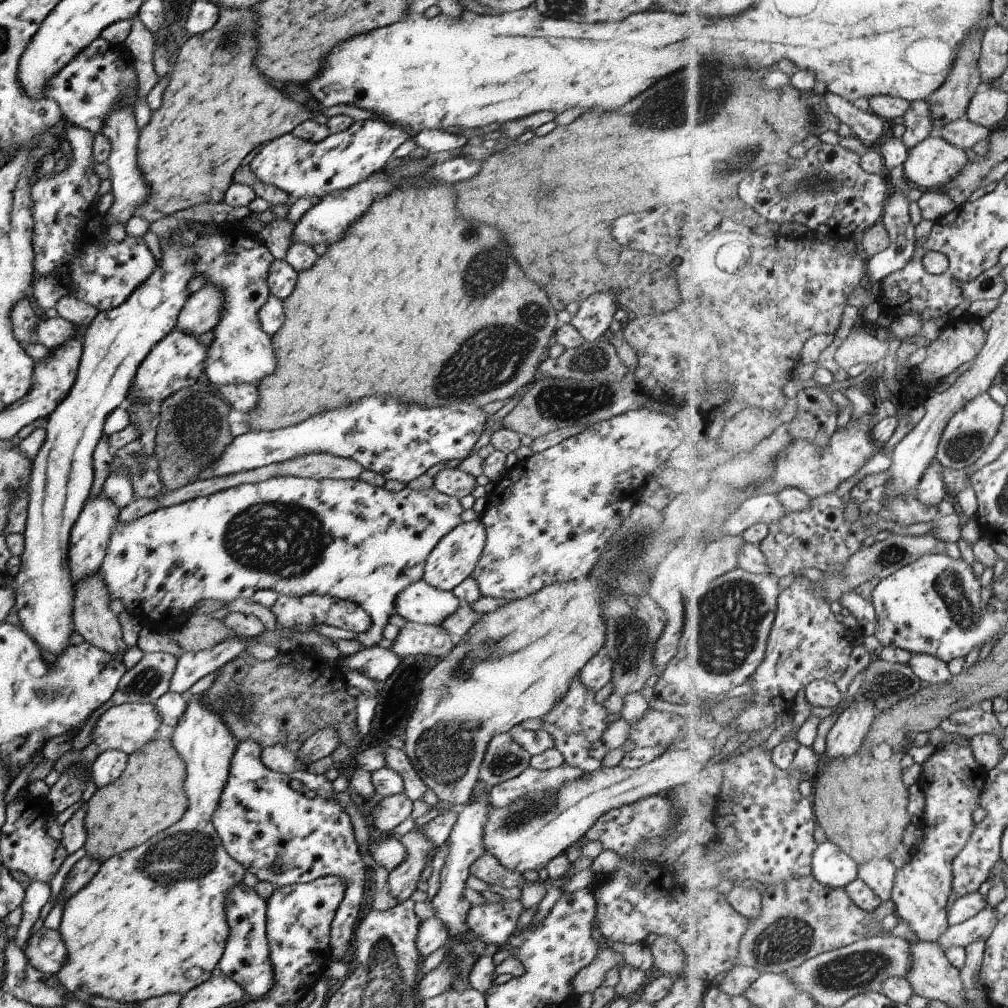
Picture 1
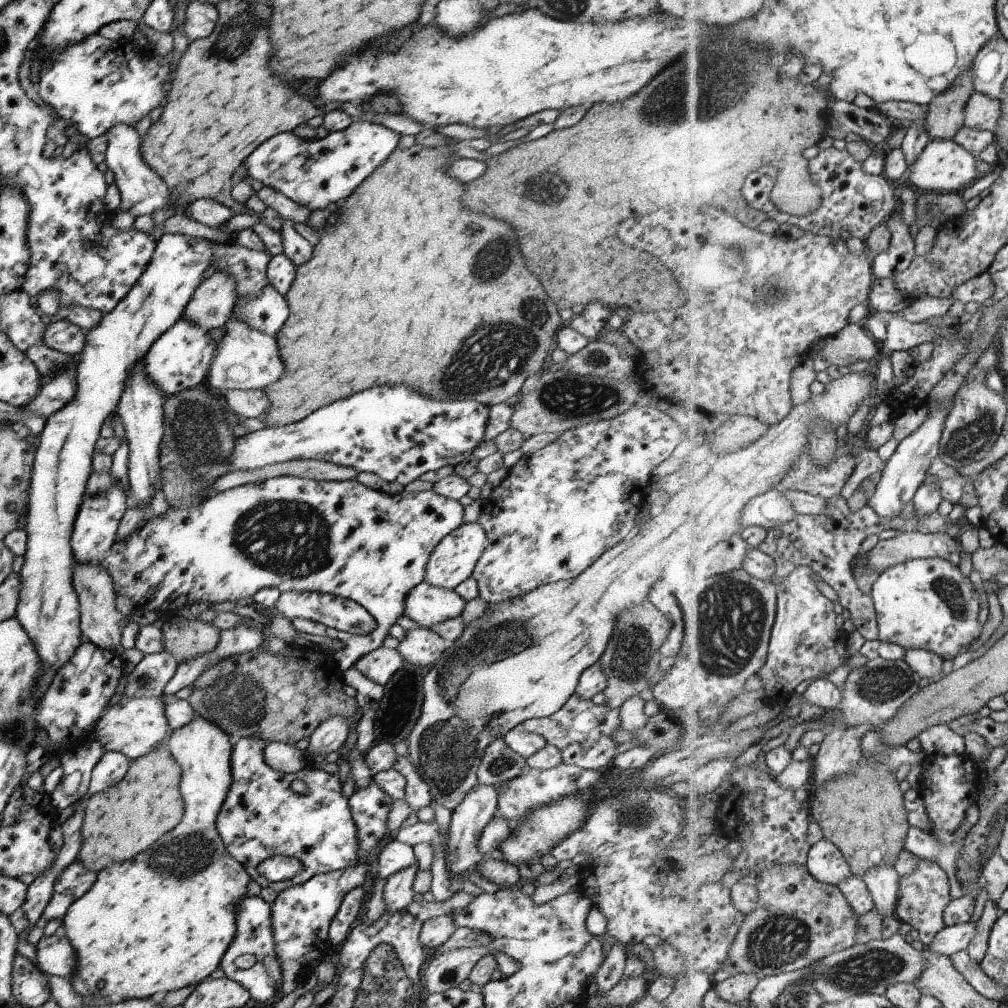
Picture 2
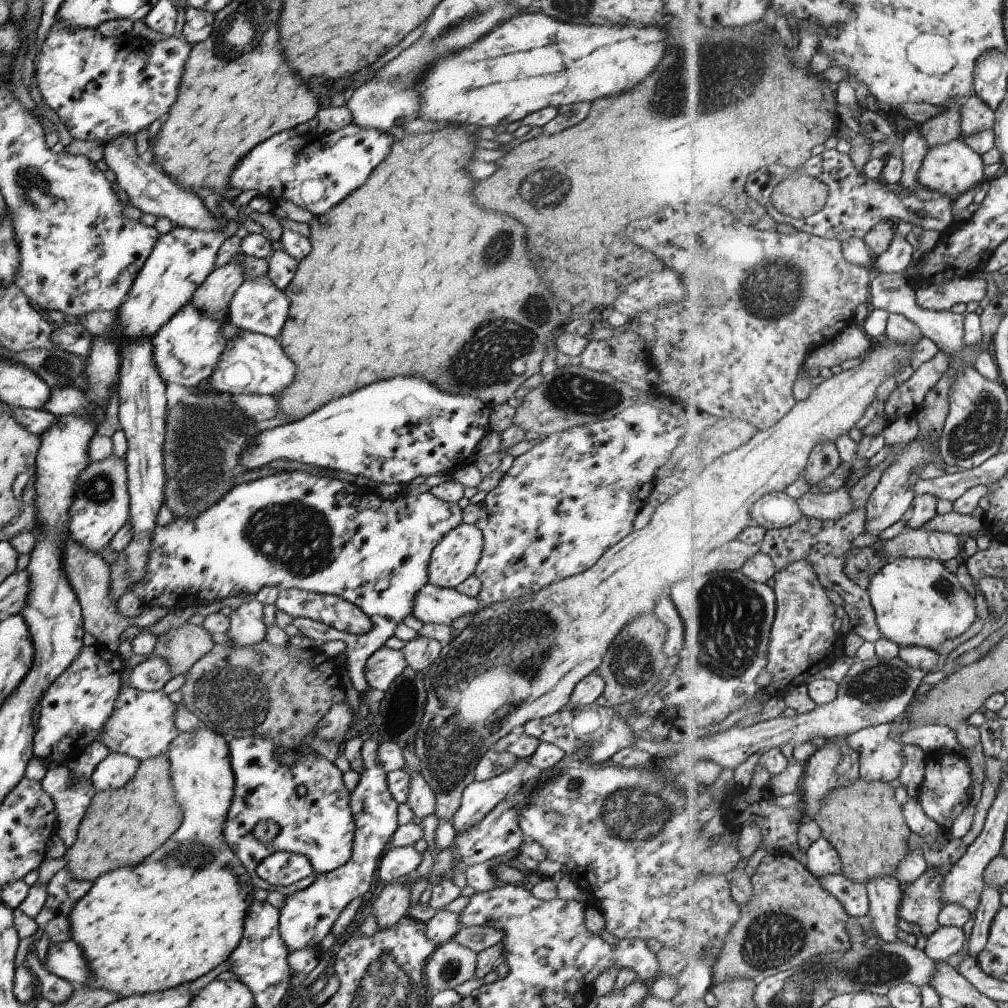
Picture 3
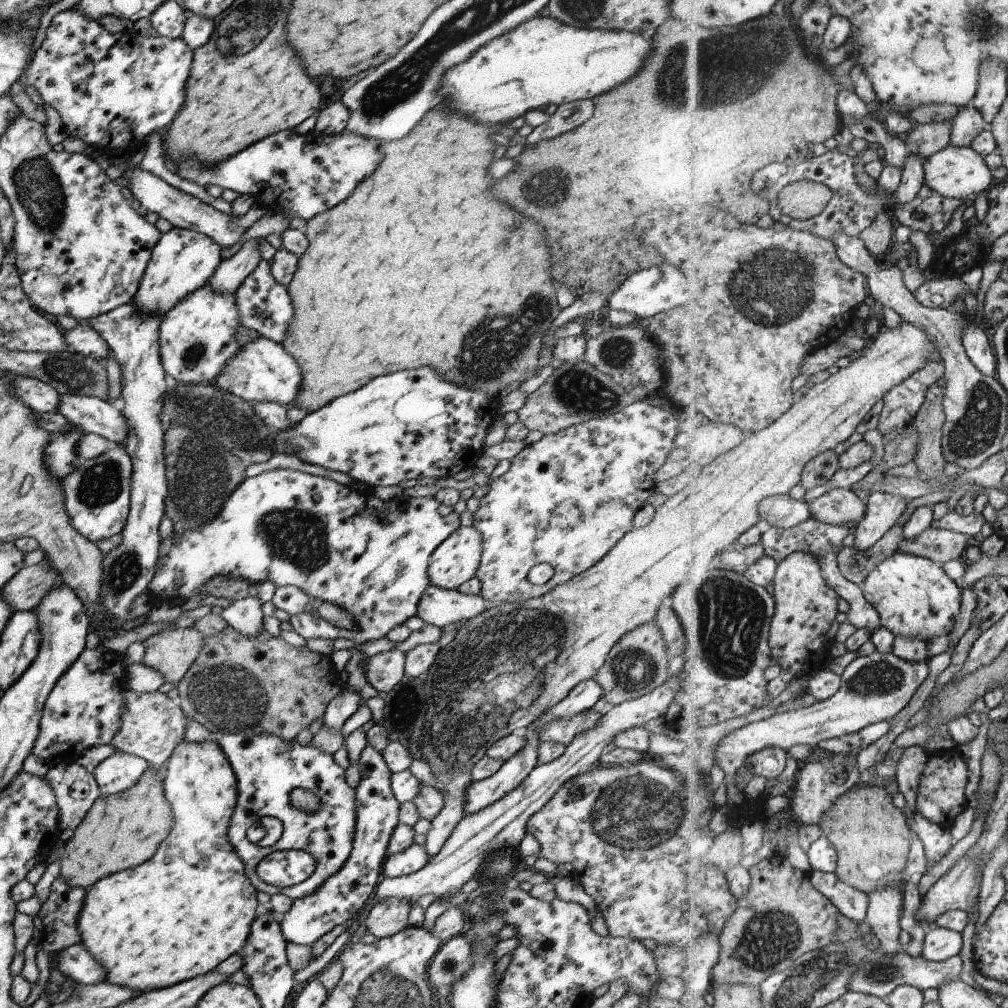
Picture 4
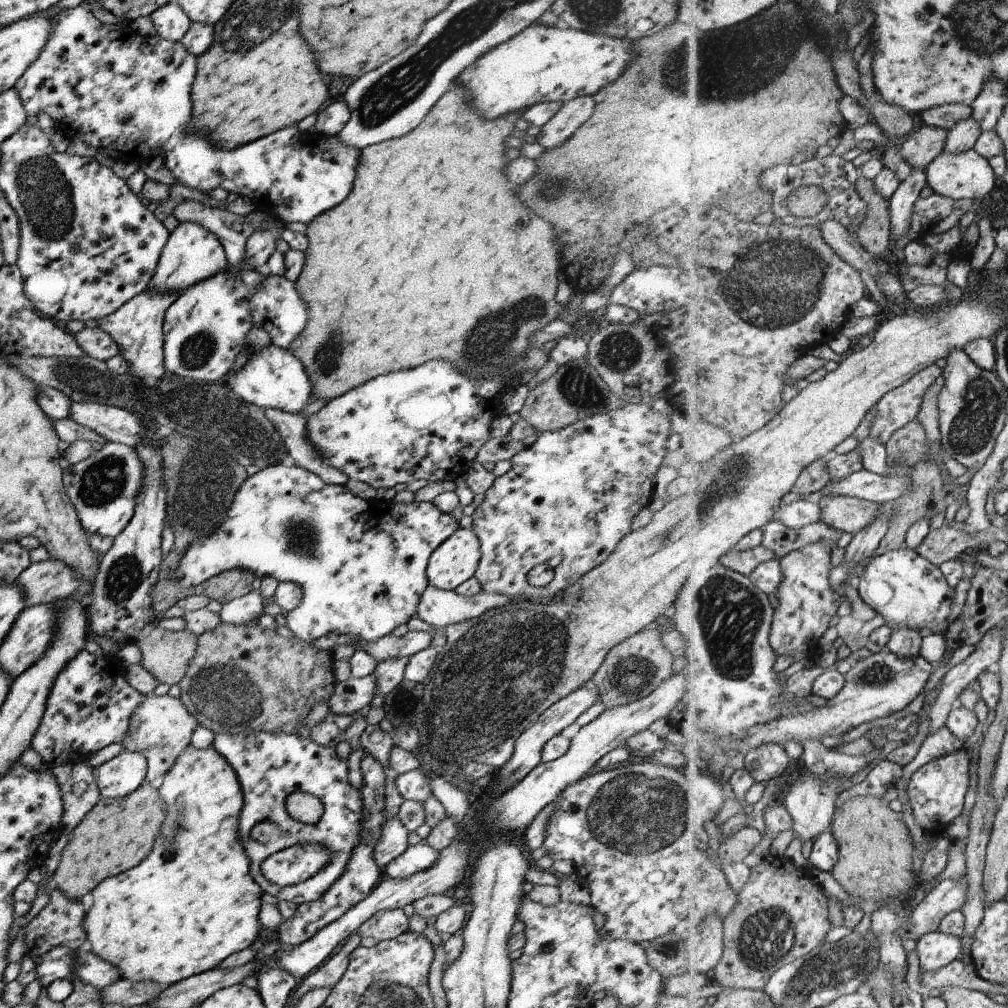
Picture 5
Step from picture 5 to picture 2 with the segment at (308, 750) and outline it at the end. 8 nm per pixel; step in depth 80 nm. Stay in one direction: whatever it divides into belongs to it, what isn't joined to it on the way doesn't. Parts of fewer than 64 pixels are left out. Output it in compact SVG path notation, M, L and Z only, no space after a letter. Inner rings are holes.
M254 737L233 741L231 780L214 822L227 856L241 864L248 878L259 887L269 886L277 893L289 886L304 884L315 874L355 864L356 827L348 810L348 798L342 794L339 776L314 768L310 762L297 772L280 774L263 761L265 746L263 740ZM293 780L305 783L305 795L293 793L290 788ZM274 855L297 858L304 871L291 880L269 883L255 868L259 862Z

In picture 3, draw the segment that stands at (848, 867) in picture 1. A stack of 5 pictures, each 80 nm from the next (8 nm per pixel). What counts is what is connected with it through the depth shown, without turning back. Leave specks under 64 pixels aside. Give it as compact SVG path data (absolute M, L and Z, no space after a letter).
M824 837L817 840L808 849L806 868L817 878L843 875L843 866L841 858L839 858L839 852Z

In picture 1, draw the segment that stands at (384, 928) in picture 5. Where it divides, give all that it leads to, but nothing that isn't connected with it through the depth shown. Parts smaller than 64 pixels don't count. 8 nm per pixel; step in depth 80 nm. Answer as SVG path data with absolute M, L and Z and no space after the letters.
M417 826L397 839L405 847L406 855L393 870L388 872L387 886L391 896L401 902L416 890L419 874L425 866L431 864L431 858L437 848Z

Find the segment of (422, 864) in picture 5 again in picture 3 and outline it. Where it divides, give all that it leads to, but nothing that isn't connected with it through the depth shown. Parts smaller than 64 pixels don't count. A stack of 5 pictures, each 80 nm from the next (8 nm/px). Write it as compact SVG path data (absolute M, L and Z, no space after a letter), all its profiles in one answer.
M413 846L385 850L377 864L377 876L384 884L407 877L415 874L421 860L422 855Z

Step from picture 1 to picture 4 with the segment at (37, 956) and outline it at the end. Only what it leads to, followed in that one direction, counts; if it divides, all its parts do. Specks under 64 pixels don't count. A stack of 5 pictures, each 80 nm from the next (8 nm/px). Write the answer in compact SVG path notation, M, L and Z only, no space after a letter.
M73 944L50 956L55 960L55 968L71 978L77 985L93 985L105 981L105 970L93 956L87 952L83 944Z

